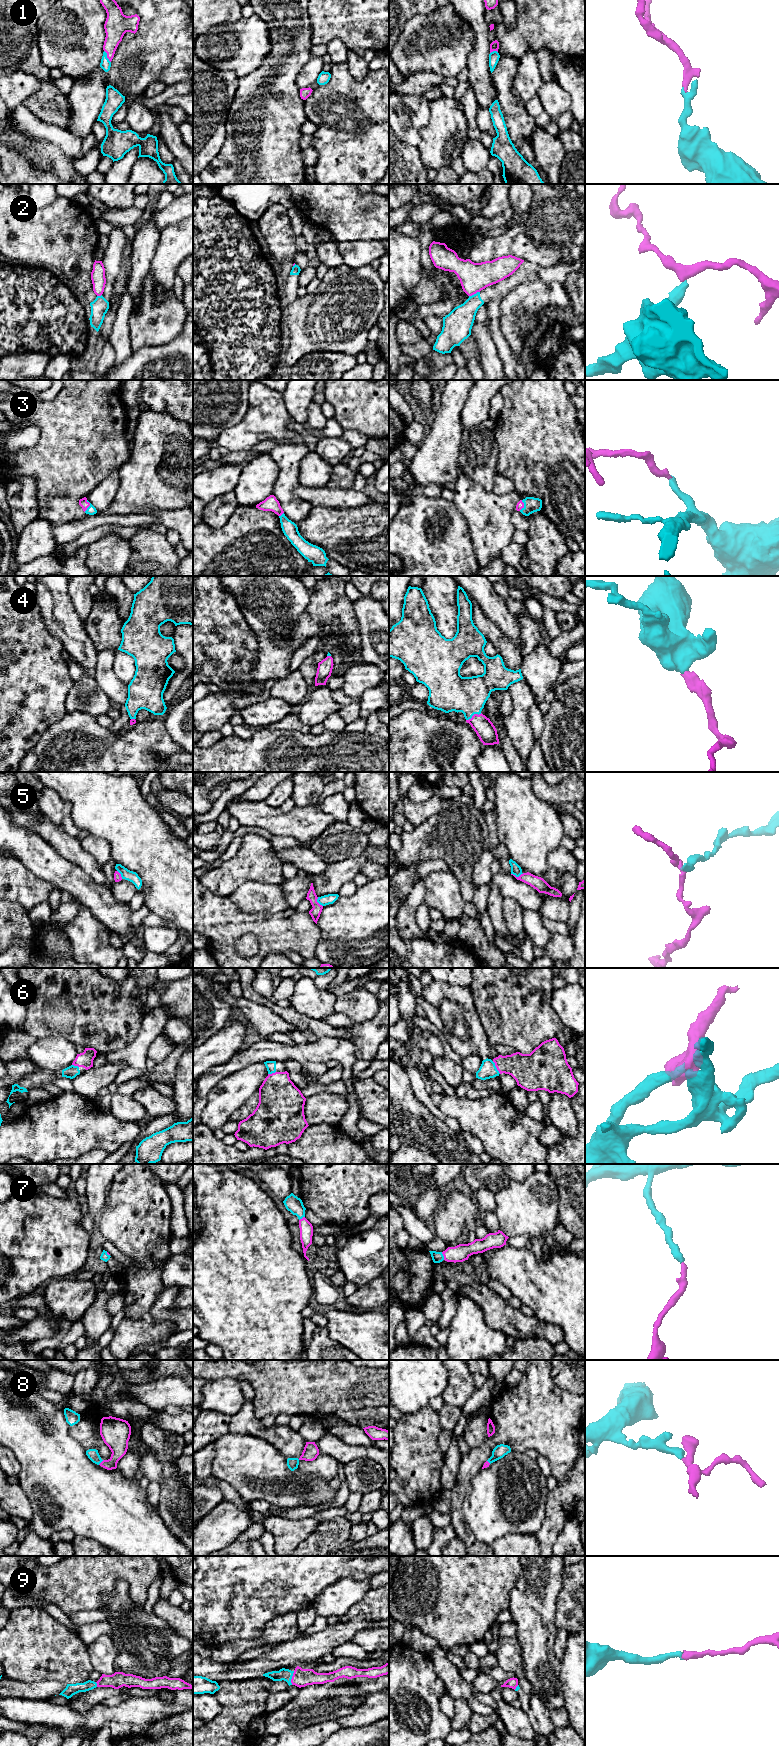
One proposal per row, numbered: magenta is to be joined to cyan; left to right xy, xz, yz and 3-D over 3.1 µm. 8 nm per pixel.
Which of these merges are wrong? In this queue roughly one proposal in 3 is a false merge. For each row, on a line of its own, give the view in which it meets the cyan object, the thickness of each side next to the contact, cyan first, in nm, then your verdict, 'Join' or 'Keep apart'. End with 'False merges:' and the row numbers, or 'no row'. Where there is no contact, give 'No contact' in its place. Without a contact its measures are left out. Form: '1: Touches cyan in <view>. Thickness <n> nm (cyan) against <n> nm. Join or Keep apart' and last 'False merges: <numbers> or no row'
1: Touches cyan in xy. Thickness 90 nm (cyan) against 180 nm. Join
2: Touches cyan in yz. Thickness 220 nm (cyan) against 240 nm. Keep apart
3: Touches cyan in xy. Thickness 80 nm (cyan) against 70 nm. Join
4: Touches cyan in yz. Thickness 300 nm (cyan) against 160 nm. Join
5: Touches cyan in yz. Thickness 90 nm (cyan) against 110 nm. Keep apart
6: Touches cyan in yz. Thickness 140 nm (cyan) against 240 nm. Join
7: Touches cyan in yz. Thickness 90 nm (cyan) against 140 nm. Join
8: Touches cyan in xy. Thickness 90 nm (cyan) against 220 nm. Join
9: Touches cyan in xz. Thickness 100 nm (cyan) against 140 nm. Join
False merges: 2, 5

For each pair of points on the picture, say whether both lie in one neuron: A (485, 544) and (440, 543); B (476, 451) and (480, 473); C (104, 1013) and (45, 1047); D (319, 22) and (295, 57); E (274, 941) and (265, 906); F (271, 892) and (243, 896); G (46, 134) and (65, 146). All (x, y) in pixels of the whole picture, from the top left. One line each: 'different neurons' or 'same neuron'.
A: different neurons
B: same neuron
C: different neurons
D: different neurons
E: different neurons
F: same neuron
G: same neuron

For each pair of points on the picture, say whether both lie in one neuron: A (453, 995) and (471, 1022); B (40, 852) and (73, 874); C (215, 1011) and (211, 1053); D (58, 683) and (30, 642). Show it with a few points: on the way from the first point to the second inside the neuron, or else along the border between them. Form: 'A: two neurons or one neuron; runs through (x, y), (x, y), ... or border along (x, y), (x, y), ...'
A: two neurons; border along (474, 1008), (464, 1009), (444, 1000), (437, 1009)
B: one neuron; runs through (48, 859), (65, 874)
C: two neurons; border along (230, 1019), (203, 1043)
D: one neuron; runs through (48, 673), (30, 655), (30, 652)

